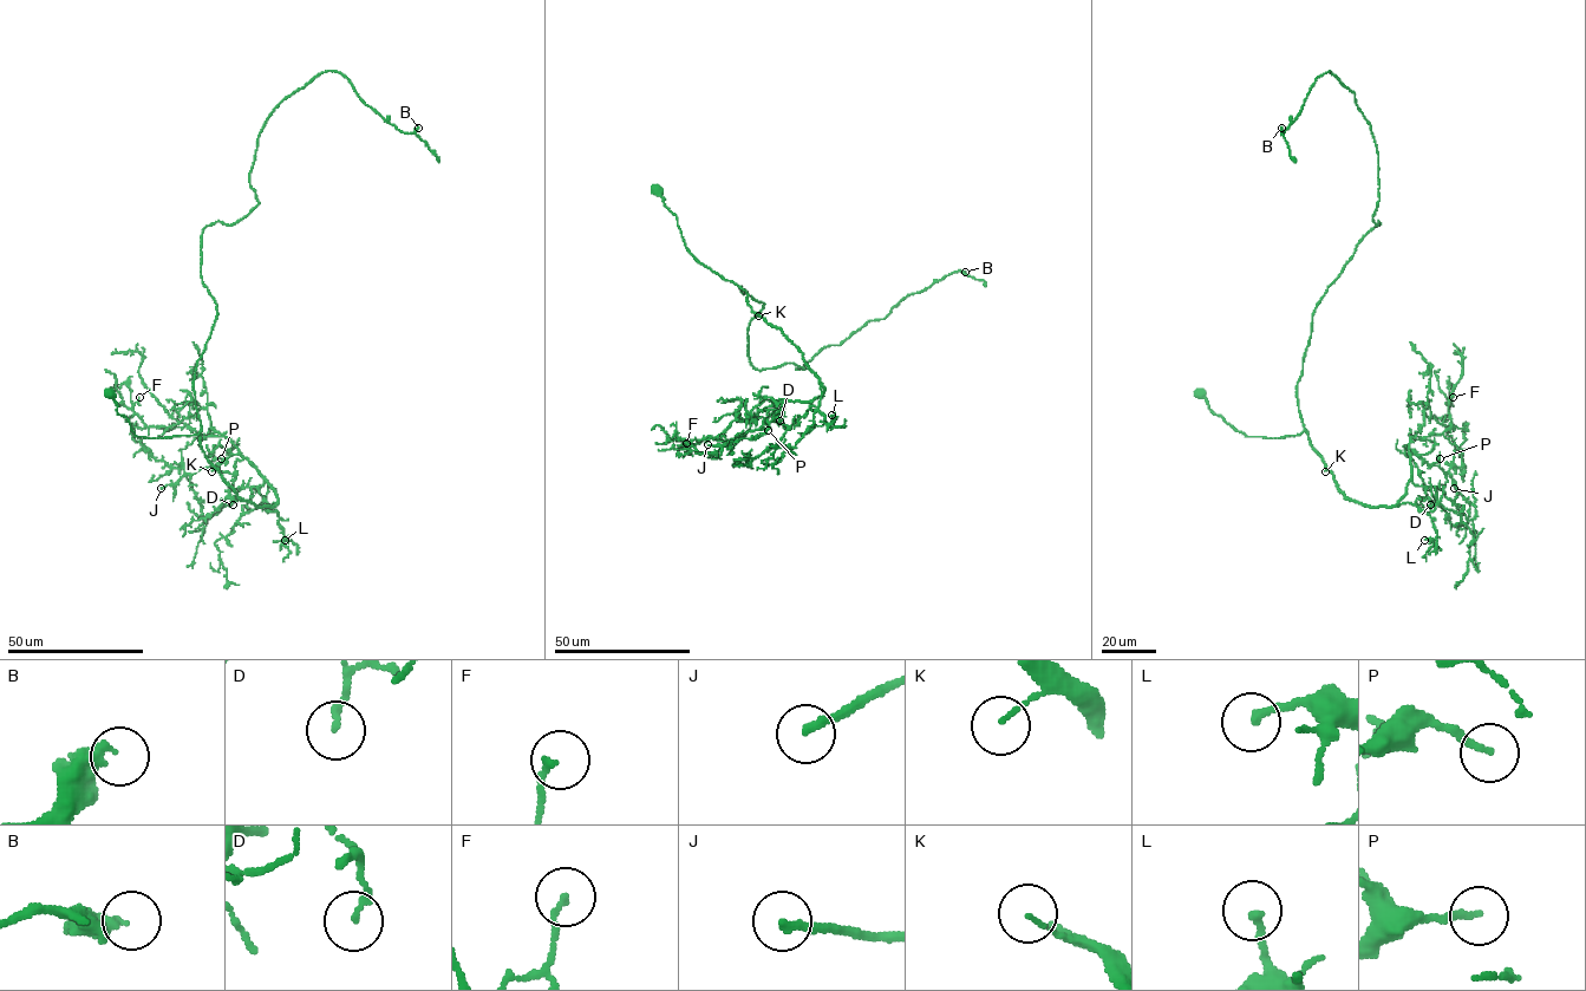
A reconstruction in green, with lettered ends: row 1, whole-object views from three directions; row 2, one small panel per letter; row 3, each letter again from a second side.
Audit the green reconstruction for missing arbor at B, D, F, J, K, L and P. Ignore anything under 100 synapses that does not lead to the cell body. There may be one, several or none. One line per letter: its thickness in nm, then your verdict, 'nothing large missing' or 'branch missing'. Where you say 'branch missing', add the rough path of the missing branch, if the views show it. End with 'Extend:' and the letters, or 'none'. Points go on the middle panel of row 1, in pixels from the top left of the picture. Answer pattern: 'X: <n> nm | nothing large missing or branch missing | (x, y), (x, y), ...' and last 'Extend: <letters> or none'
B: 340 nm | nothing large missing
D: 160 nm | nothing large missing
F: 140 nm | nothing large missing
J: 200 nm | branch missing | (707, 444), (678, 434), (665, 424), (661, 417), (653, 417)
K: 80 nm | nothing large missing
L: 200 nm | nothing large missing
P: 160 nm | nothing large missing
Extend: J

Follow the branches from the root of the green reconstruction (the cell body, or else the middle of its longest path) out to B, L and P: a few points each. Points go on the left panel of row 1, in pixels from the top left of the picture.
B: (110, 395), (136, 436), (201, 431), (201, 235), (258, 204), (285, 99), (337, 71), (418, 128)
L: (110, 395), (136, 436), (201, 431), (206, 458), (239, 497), (256, 506), (275, 503), (271, 509), (285, 540)
P: (110, 395), (136, 436), (201, 431), (239, 497), (276, 503), (248, 460), (211, 465), (221, 458)

